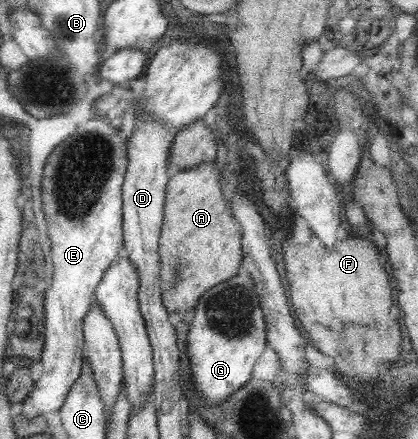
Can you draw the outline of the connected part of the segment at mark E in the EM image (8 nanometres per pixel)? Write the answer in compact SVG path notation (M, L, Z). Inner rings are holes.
M94 118L86 121L82 125L78 125L71 136L61 141L52 151L48 154L45 159L44 166L42 168L42 174L40 179L40 199L41 199L41 211L44 214L44 221L46 222L46 234L44 238L50 246L50 261L52 261L52 278L50 279L50 287L44 291L43 296L43 319L44 319L44 330L43 330L43 346L40 355L40 361L42 362L42 374L38 379L33 382L33 387L30 393L25 397L21 403L21 416L31 418L48 411L58 411L59 407L63 404L64 398L71 388L71 385L78 379L81 372L80 362L82 362L82 347L83 347L83 331L81 330L83 317L86 315L90 304L93 302L94 291L104 270L113 262L117 257L118 253L121 253L122 248L122 215L121 215L121 185L124 179L125 167L127 166L127 155L125 152L126 141L122 140L118 136L119 130L108 126L107 118Z

